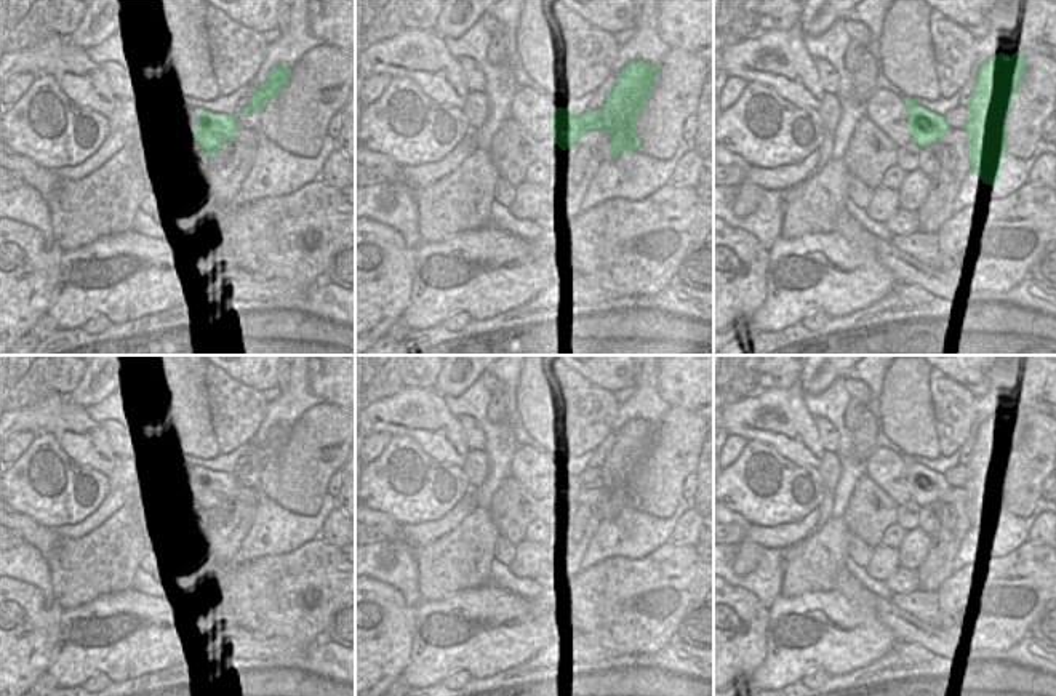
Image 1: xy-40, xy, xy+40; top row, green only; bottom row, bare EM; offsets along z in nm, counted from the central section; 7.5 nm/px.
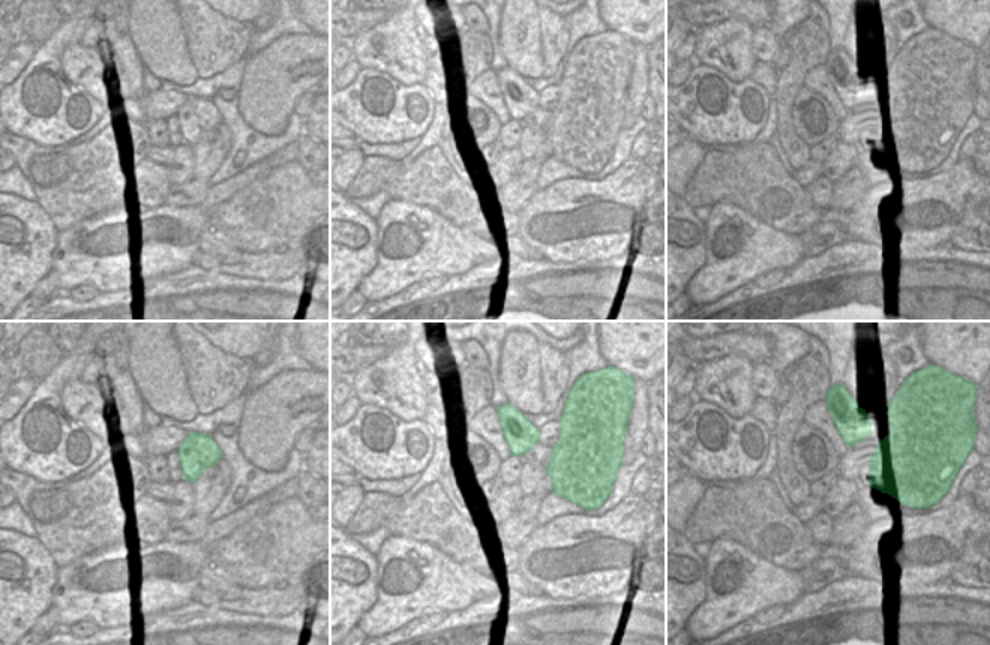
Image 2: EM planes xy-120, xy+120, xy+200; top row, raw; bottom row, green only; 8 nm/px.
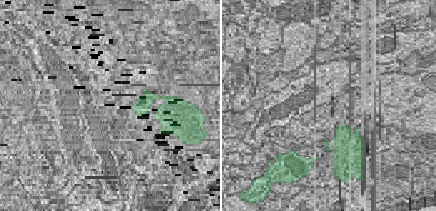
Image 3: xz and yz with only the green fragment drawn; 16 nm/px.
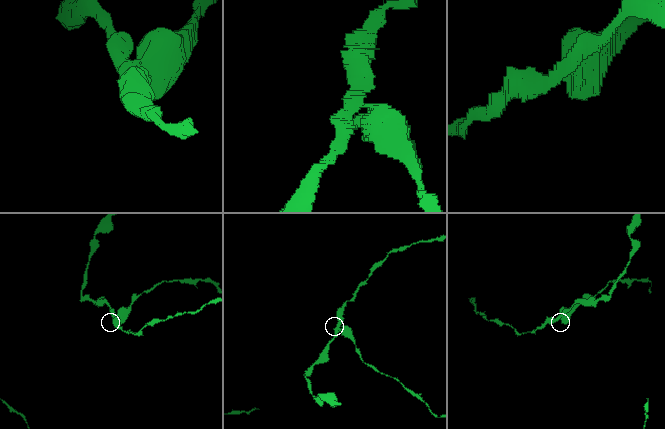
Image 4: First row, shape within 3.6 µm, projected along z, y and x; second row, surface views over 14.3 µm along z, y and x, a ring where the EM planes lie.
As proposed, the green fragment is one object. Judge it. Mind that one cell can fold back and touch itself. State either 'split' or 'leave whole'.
split

